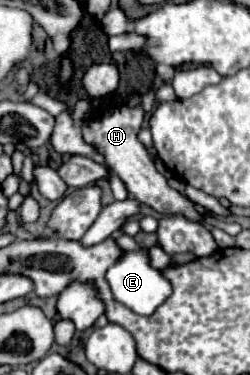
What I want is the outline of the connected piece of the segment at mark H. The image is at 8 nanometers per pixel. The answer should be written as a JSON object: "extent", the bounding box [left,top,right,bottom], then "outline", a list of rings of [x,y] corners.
{"extent":[81,106,203,220],"outline":[[[137,106],[137,108],[117,108],[109,116],[83,122],[83,126],[81,126],[83,140],[87,144],[95,146],[99,154],[103,154],[105,164],[111,168],[111,172],[115,176],[119,176],[123,180],[129,196],[133,196],[141,204],[155,208],[159,214],[165,214],[165,216],[183,214],[189,220],[203,220],[203,216],[193,208],[193,204],[185,196],[181,196],[177,190],[173,190],[167,184],[167,178],[157,172],[155,162],[149,158],[149,152],[137,140],[137,134],[139,134],[141,122],[143,122],[143,114],[145,112],[143,112],[141,106]]]}

